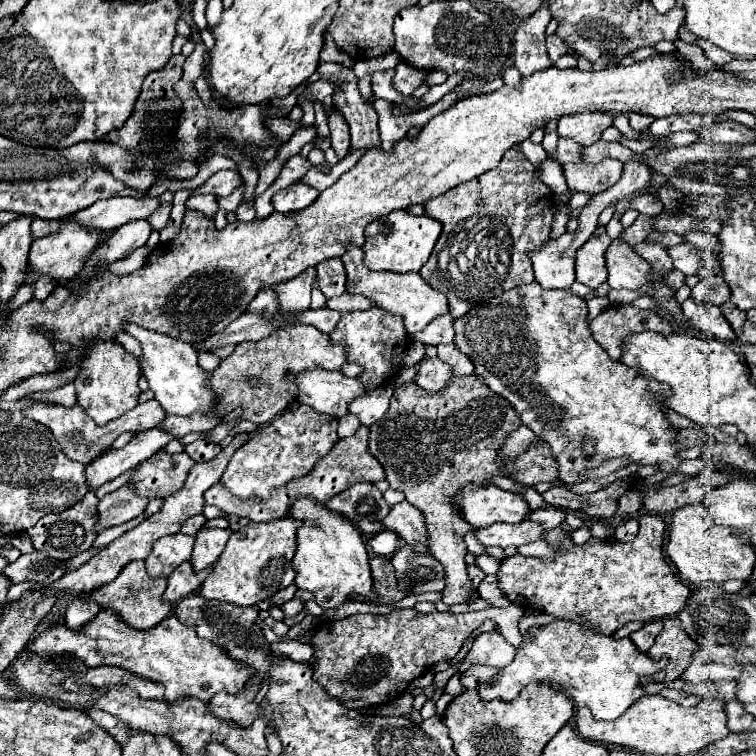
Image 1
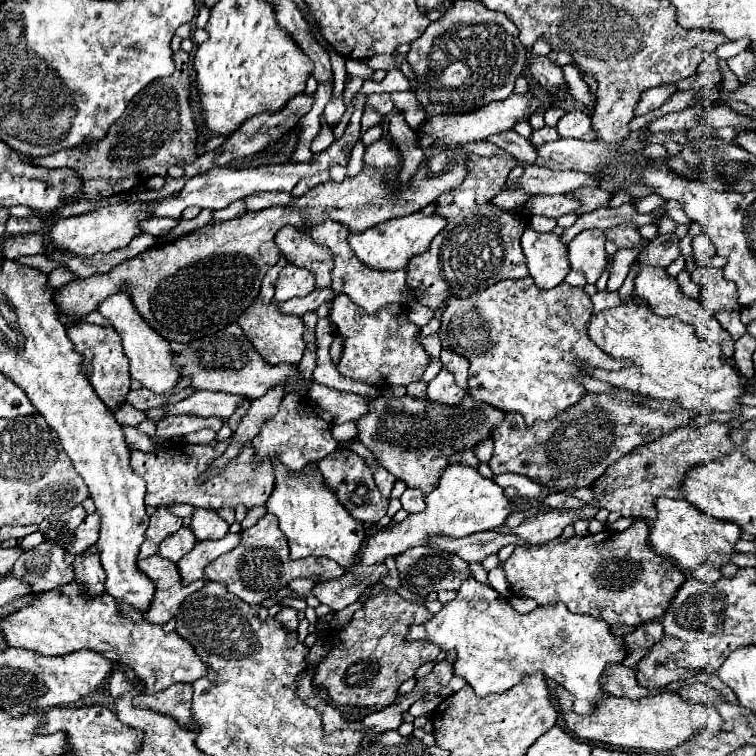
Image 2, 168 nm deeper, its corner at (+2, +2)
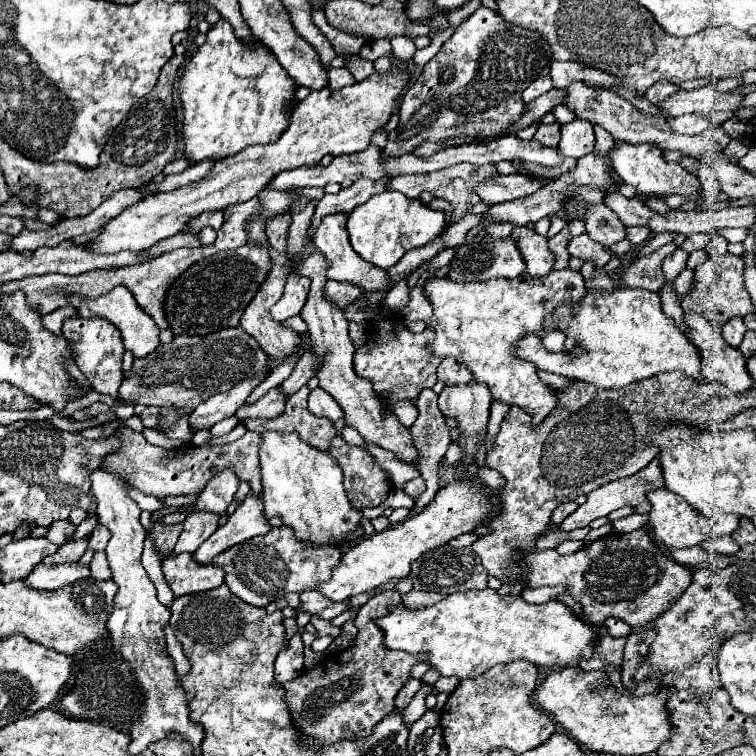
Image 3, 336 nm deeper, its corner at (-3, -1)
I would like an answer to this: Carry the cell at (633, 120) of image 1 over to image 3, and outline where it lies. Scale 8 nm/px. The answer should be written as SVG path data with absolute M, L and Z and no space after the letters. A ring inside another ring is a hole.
M660 81L660 83L652 85L652 89L648 89L648 93L646 93L644 97L646 97L650 103L660 105L662 101L666 101L670 95L674 95L674 93L678 93L678 91L680 91L678 85L668 83L668 81Z

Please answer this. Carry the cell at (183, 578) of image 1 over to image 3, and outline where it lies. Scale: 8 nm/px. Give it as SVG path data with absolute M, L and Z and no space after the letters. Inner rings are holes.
M250 493L246 501L228 517L228 523L220 525L192 557L200 565L210 565L216 555L224 553L232 545L248 541L256 535L264 535L268 533L268 529L270 525L264 517L262 501L256 501L256 497L252 497Z

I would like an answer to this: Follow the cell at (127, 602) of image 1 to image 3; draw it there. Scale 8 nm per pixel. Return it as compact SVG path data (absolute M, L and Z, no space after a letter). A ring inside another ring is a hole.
M190 553L162 559L164 577L176 597L216 589L224 583L224 571L214 565L196 565Z

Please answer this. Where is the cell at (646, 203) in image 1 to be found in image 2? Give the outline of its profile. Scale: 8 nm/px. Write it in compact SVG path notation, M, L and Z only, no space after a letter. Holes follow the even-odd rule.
M639 264L639 274L635 278L635 294L647 302L659 316L673 316L673 318L679 318L687 324L693 324L695 326L695 334L697 338L703 338L703 340L711 340L711 342L717 342L721 346L721 354L723 354L723 360L731 360L733 356L733 338L719 326L717 318L713 314L707 314L707 310L701 308L701 304L693 298L687 298L677 280L671 278L665 268L655 268L655 266L641 266Z

